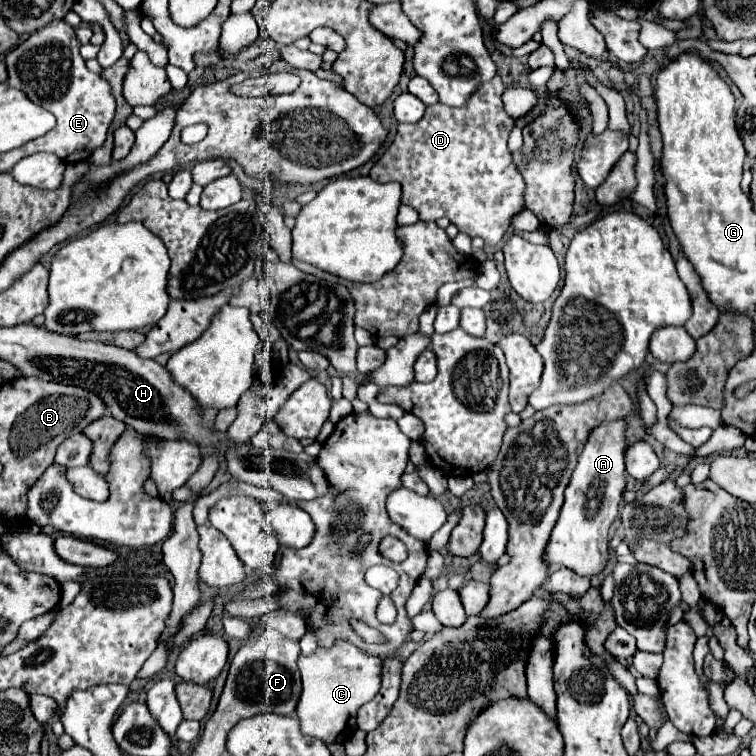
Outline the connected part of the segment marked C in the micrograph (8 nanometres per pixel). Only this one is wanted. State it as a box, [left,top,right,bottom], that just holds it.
[296,640,382,742]

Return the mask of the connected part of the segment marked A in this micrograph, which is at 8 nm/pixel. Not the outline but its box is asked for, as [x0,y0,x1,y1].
[544,420,626,578]

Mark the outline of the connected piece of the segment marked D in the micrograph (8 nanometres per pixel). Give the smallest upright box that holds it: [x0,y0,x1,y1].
[370,74,524,246]

